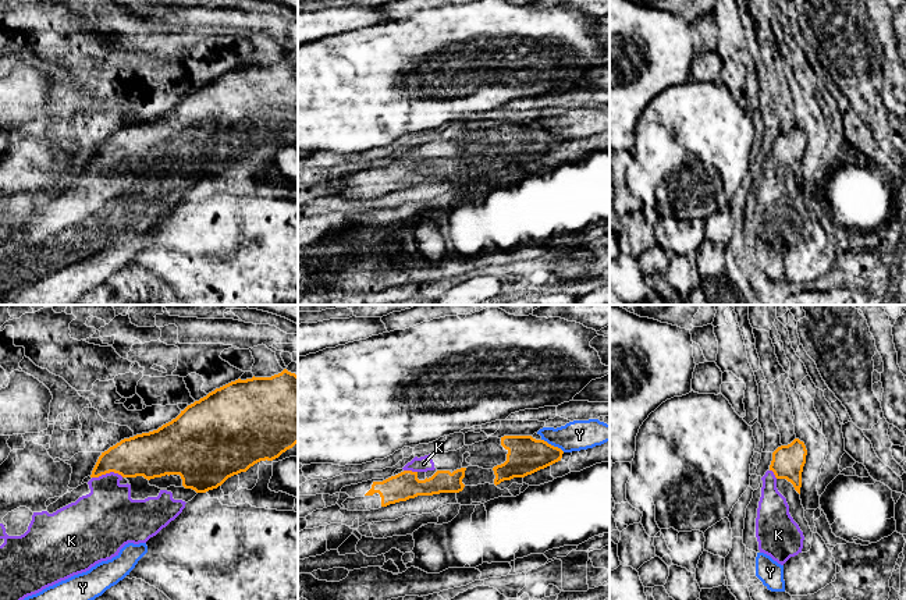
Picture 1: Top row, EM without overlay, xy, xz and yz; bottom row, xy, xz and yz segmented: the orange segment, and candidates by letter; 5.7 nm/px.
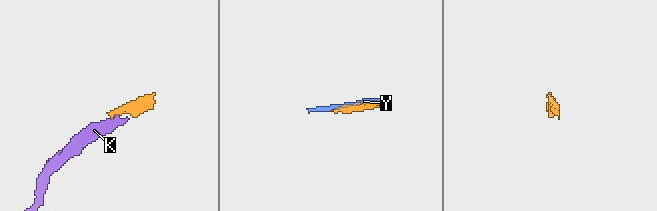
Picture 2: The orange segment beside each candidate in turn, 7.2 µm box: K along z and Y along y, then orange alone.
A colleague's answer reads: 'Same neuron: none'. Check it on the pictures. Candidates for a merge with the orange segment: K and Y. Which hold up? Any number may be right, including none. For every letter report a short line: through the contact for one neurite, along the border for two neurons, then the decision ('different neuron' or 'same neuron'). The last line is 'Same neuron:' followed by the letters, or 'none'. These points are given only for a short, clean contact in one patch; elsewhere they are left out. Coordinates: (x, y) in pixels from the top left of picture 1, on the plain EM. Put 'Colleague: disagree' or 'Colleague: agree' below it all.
K: xy (146, 142), (121, 148), (107, 160), (107, 203) | same neuron
Y: different neuron
Same neuron: K
Colleague: disagree

